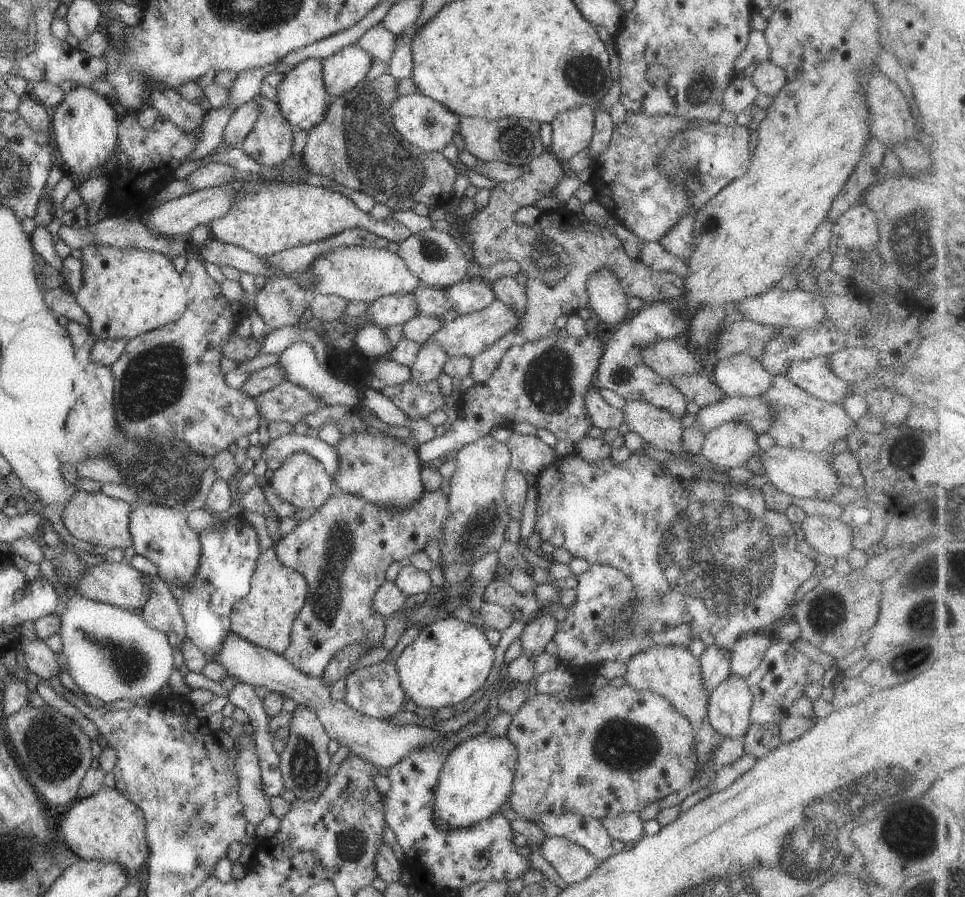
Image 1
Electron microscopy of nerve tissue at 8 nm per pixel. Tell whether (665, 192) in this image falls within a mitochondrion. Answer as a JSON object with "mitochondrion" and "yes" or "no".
{"mitochondrion":"yes"}

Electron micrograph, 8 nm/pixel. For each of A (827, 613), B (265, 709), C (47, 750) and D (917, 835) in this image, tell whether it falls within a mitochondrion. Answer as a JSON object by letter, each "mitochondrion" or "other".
{"A":"mitochondrion","B":"other","C":"mitochondrion","D":"mitochondrion"}

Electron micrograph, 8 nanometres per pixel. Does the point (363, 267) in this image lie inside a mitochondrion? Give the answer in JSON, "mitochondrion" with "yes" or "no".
{"mitochondrion":"no"}

